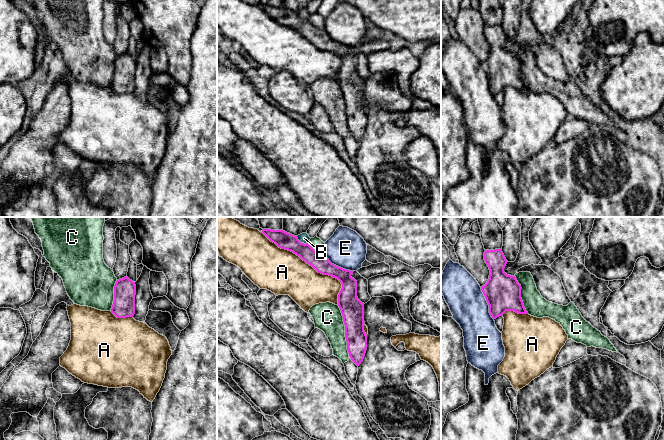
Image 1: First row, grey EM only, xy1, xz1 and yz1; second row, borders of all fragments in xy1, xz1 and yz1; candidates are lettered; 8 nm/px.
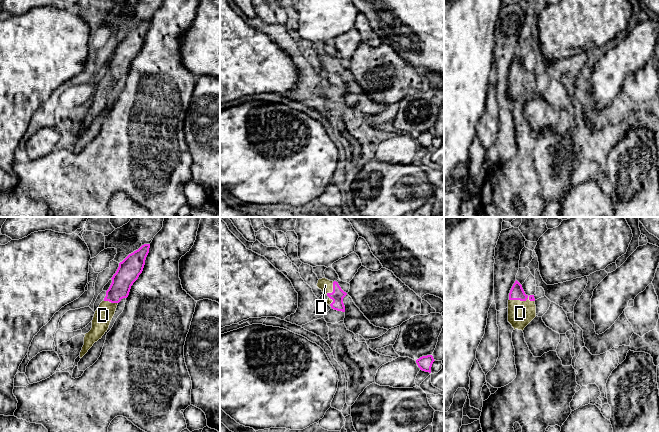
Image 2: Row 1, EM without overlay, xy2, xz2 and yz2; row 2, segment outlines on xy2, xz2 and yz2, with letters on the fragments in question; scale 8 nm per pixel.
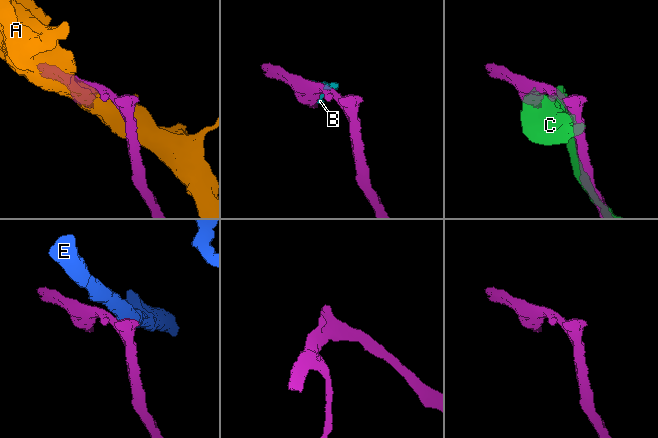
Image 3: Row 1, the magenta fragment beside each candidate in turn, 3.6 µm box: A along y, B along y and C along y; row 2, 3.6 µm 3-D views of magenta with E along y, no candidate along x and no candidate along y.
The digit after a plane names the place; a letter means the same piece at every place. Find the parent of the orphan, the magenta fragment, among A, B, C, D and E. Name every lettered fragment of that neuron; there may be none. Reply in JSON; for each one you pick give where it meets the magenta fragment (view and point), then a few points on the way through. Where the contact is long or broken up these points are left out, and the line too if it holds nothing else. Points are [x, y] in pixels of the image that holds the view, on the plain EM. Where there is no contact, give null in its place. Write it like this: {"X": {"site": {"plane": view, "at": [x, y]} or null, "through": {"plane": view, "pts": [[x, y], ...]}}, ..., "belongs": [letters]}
{"D": {"site": {"plane": "yz2", "at": [522, 76]}, "through": {"plane": "yz2", "pts": [[516, 69], [522, 76], [520, 89]]}}, "belongs": ["D"]}

